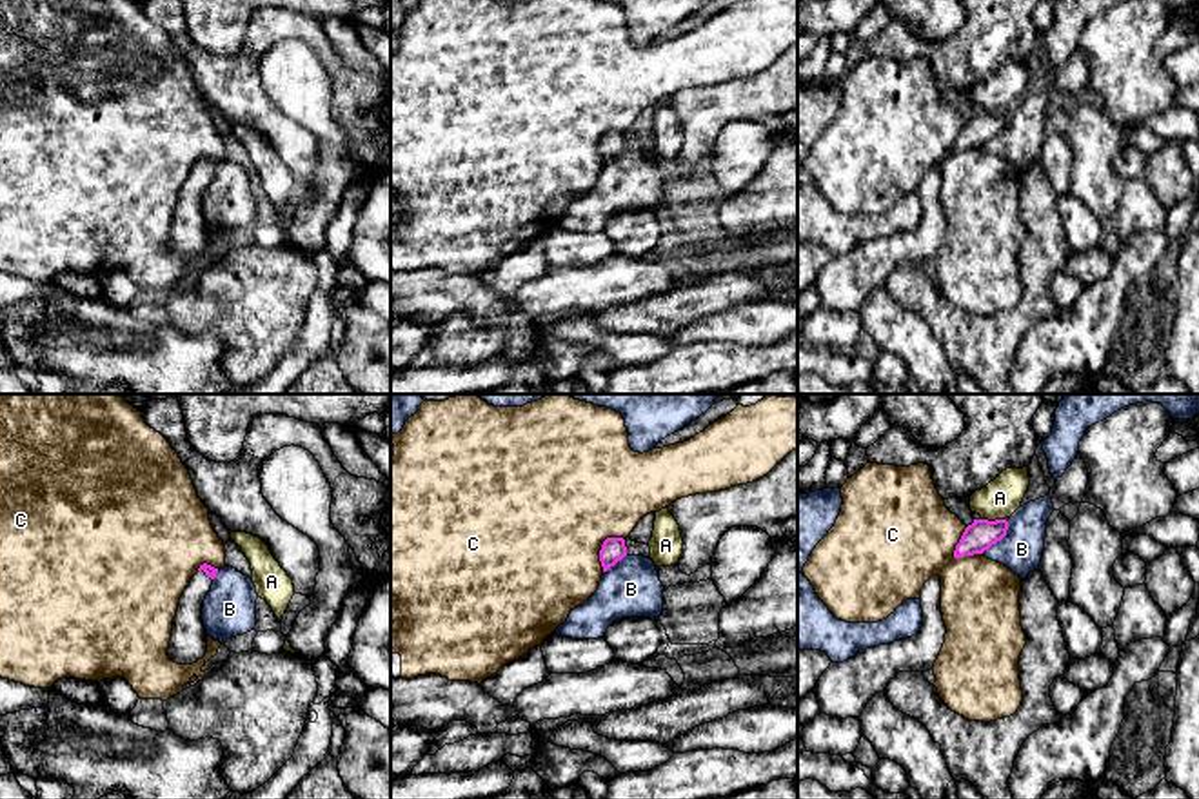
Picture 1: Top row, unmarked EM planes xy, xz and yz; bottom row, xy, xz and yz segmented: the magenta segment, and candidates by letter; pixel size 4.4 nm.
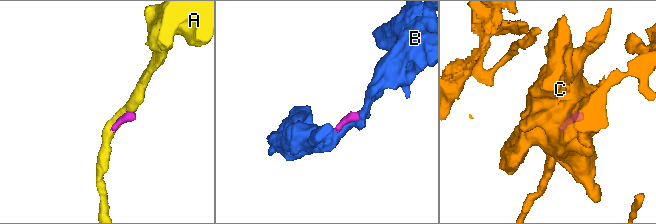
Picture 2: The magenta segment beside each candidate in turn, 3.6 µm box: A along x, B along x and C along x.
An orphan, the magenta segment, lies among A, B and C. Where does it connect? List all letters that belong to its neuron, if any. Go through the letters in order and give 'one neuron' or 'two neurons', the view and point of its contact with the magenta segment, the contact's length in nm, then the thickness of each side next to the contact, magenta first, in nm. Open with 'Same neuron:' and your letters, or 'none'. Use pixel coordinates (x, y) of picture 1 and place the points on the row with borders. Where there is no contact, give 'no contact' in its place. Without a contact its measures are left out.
Same neuron: none
A: two neurons | yz (996, 520) | 110 nm | 140/170 nm
B: two neurons | yz (1000, 540) | 190 nm | 140/190 nm
C: two neurons | yz (958, 543) | 160 nm | 140/440 nm

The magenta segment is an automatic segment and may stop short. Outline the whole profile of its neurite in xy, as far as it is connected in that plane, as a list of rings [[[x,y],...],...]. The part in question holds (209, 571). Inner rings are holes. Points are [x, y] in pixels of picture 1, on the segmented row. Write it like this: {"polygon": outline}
{"polygon": [[[203,563],[185,587],[167,648],[171,661],[178,665],[193,665],[207,652],[207,630],[202,621],[202,608],[218,568]]]}

